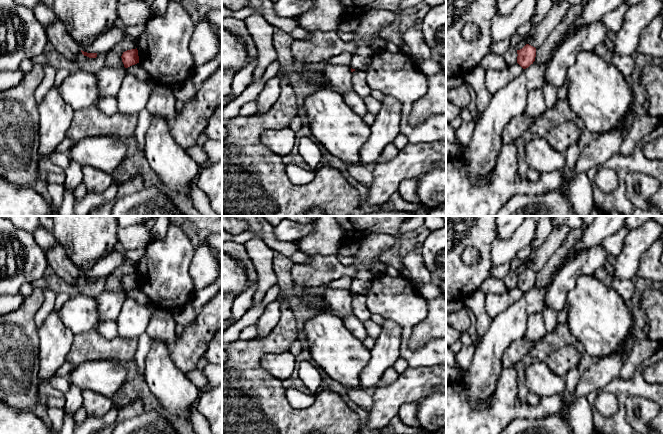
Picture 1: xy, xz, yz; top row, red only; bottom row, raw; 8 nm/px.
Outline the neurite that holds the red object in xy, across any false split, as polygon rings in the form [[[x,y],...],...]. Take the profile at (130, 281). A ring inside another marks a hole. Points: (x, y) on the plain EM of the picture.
[[[137,272],[123,276],[121,282],[122,282],[122,286],[125,292],[128,292],[132,289],[139,287],[139,280],[138,280]]]

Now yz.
[[[526,268],[522,273],[517,274],[517,287],[523,292],[528,292],[535,285],[536,272]]]

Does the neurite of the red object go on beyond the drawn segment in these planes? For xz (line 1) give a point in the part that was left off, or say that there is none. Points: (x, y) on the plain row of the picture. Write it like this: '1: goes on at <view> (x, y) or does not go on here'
1: does not go on here

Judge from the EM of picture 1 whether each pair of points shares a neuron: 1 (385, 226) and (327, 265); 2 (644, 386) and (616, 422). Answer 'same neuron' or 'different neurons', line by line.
1: different neurons
2: same neuron

